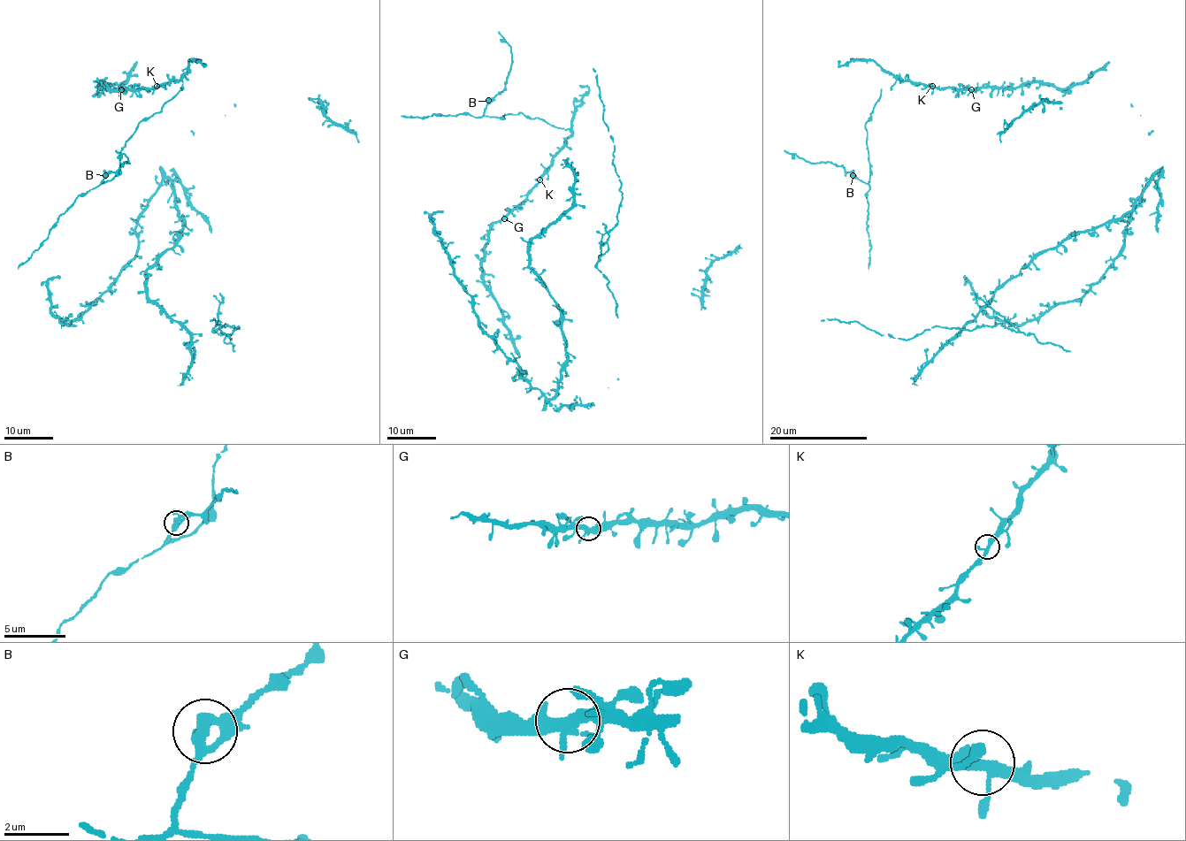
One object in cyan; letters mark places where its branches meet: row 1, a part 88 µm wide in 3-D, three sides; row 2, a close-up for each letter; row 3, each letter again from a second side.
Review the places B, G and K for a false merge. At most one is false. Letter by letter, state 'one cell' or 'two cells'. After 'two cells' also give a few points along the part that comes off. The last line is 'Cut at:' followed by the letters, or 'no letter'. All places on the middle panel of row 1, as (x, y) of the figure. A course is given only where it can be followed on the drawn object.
B: one cell
G: one cell
K: one cell
Cut at: no letter

